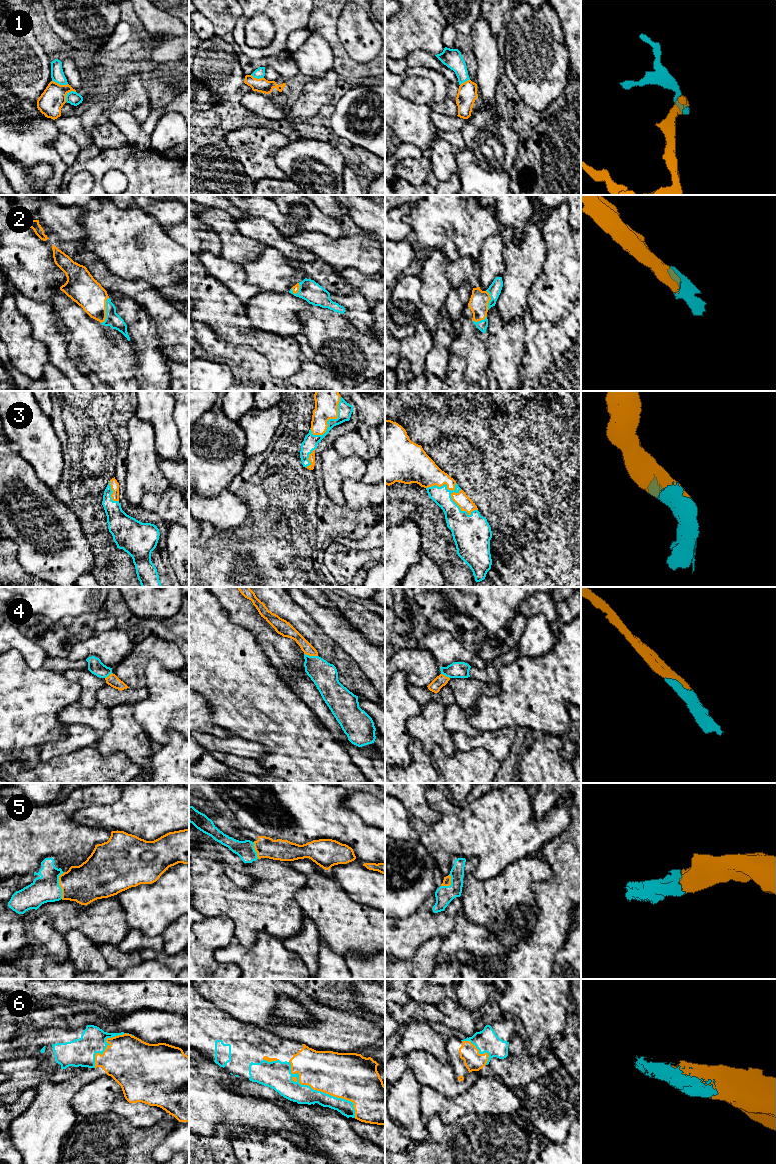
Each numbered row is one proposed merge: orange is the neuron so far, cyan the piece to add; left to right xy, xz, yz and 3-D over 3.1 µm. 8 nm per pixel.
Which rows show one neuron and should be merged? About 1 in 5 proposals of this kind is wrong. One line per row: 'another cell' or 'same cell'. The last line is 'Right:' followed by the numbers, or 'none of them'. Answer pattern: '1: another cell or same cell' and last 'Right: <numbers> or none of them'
1: another cell
2: same cell
3: same cell
4: same cell
5: same cell
6: same cell
Right: 2, 3, 4, 5, 6

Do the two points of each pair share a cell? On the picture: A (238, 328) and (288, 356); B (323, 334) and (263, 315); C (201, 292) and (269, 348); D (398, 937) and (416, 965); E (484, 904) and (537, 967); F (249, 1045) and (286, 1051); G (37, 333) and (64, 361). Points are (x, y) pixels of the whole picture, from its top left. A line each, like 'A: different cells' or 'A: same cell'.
A: same cell
B: different cells
C: same cell
D: different cells
E: different cells
F: same cell
G: same cell

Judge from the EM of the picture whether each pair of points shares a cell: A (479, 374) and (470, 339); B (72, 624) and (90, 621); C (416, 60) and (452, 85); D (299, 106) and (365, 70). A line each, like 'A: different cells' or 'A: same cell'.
A: same cell
B: same cell
C: same cell
D: different cells

